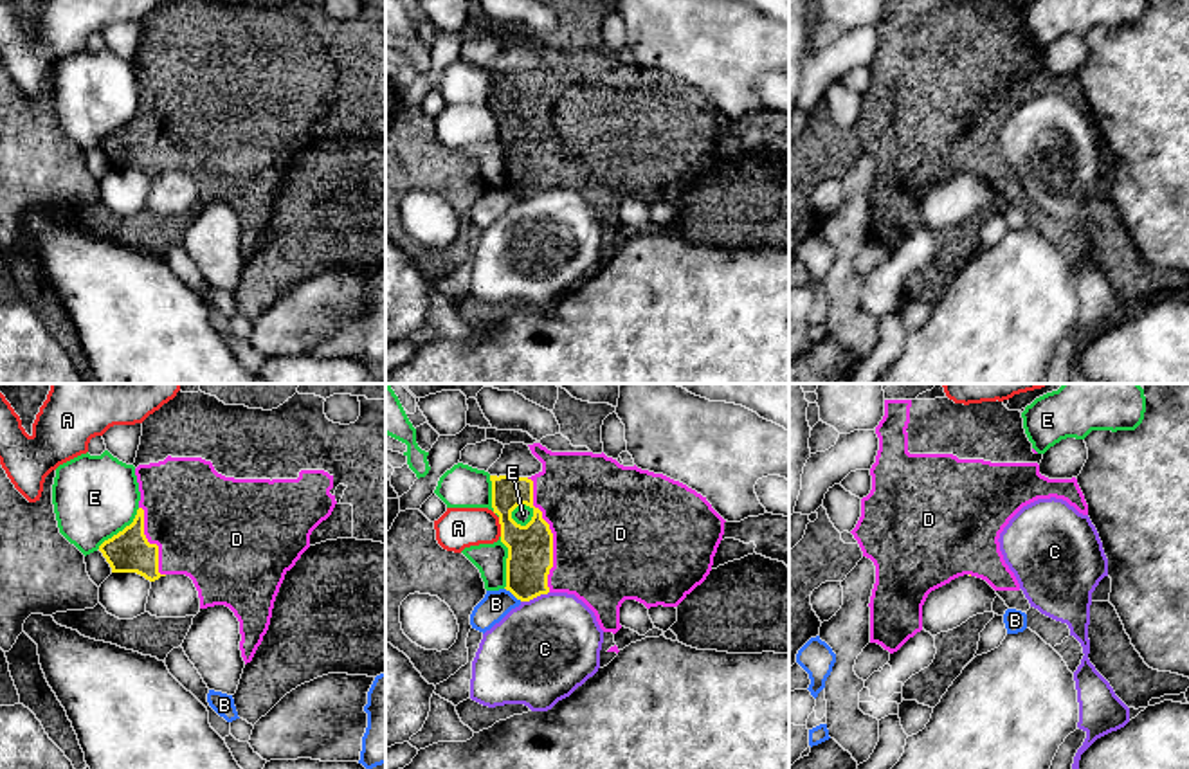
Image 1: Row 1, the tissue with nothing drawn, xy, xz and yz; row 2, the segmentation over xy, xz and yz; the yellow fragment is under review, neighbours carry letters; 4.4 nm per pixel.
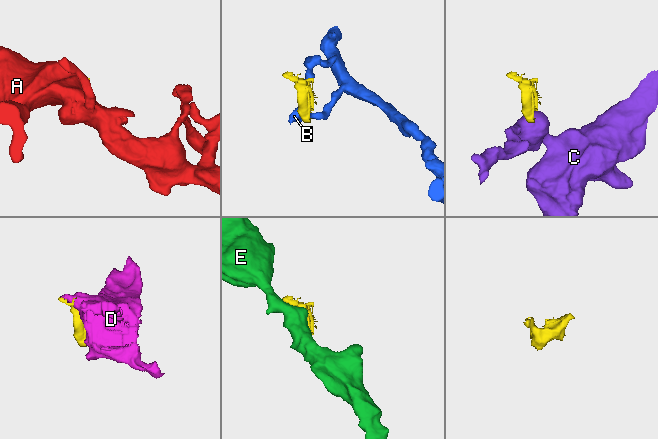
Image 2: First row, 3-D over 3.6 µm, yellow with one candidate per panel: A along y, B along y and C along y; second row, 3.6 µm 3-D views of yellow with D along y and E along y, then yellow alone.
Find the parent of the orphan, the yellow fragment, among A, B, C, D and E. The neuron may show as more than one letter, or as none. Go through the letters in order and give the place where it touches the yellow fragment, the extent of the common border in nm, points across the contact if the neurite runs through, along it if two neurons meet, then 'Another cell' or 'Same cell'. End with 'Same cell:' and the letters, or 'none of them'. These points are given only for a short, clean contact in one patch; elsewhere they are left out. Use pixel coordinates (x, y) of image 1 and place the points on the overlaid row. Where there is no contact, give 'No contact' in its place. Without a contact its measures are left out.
A: Touches yellow at xz (501, 526). Shared border 90 nm. Boundary: xz (498, 517), (501, 535). Another cell
B: Touches yellow at xz (514, 595). Shared border 100 nm. Another cell
C: Touches yellow at xz (534, 597). Shared border 140 nm. Boundary: xz (548, 591), (521, 602). Another cell
D: Touches yellow at xz (552, 533). Shared border 500 nm. Same cell
E: Touches yellow at xz (519, 503). Shared border 120 nm. Another cell
Same cell: D

